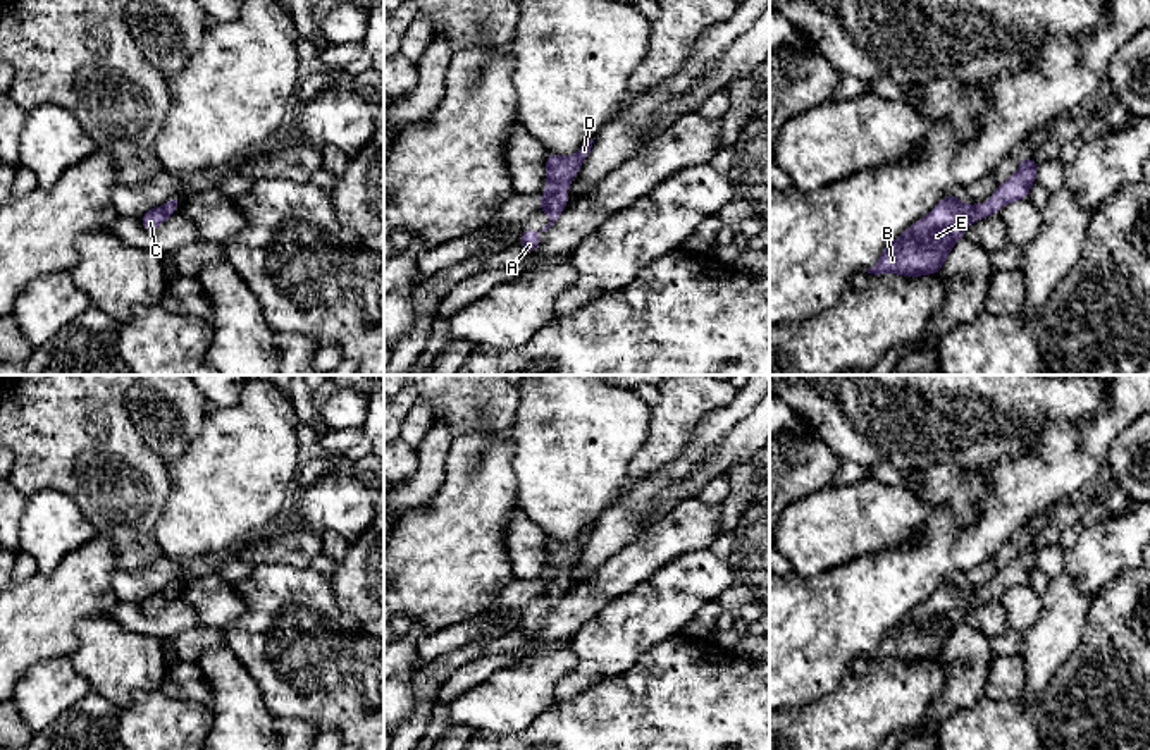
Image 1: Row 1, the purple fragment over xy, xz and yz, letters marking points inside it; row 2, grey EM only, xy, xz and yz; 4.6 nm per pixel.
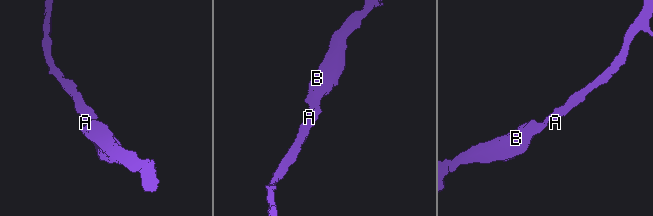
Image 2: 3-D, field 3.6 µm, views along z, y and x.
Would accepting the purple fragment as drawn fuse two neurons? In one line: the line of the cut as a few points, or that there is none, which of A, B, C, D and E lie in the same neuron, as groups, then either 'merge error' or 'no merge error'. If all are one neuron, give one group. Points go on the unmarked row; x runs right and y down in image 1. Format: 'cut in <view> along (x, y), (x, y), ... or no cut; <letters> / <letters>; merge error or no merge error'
no cut; A B C D E; no merge error

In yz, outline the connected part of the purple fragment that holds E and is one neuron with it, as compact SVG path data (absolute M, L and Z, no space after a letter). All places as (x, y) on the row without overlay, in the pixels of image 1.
M1021 540L1016 559L999 569L986 588L966 590L955 580L947 580L928 600L890 628L868 659L923 662L940 657L954 630L974 606L999 599L1011 587L1028 585L1038 550L1040 547Z

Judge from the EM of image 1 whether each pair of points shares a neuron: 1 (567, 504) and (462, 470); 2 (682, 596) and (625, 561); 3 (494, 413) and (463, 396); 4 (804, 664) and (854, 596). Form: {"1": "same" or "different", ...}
{"1": "different", "2": "different", "3": "same", "4": "same"}

